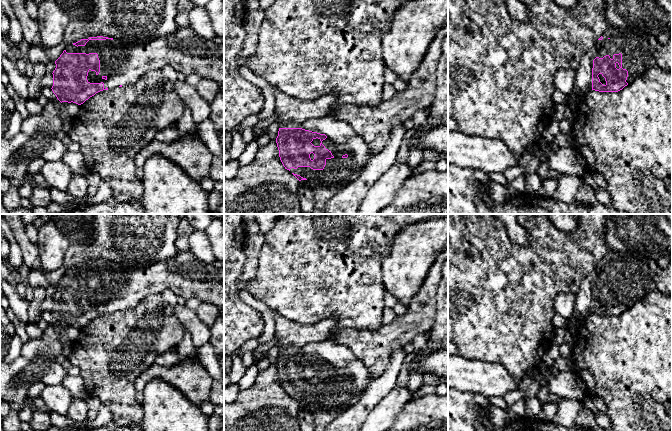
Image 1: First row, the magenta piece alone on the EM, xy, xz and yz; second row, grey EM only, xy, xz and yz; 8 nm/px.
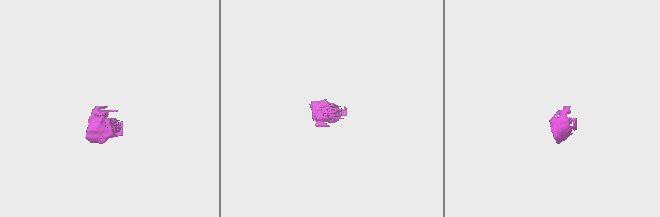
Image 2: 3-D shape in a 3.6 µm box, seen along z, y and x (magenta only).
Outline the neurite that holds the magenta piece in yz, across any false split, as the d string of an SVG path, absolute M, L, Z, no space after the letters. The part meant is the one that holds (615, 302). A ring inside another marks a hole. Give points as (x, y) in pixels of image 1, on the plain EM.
M609 250L606 256L586 275L575 293L574 313L569 322L579 325L587 315L618 316L635 303L657 290L654 278L659 270L655 260L630 252Z

